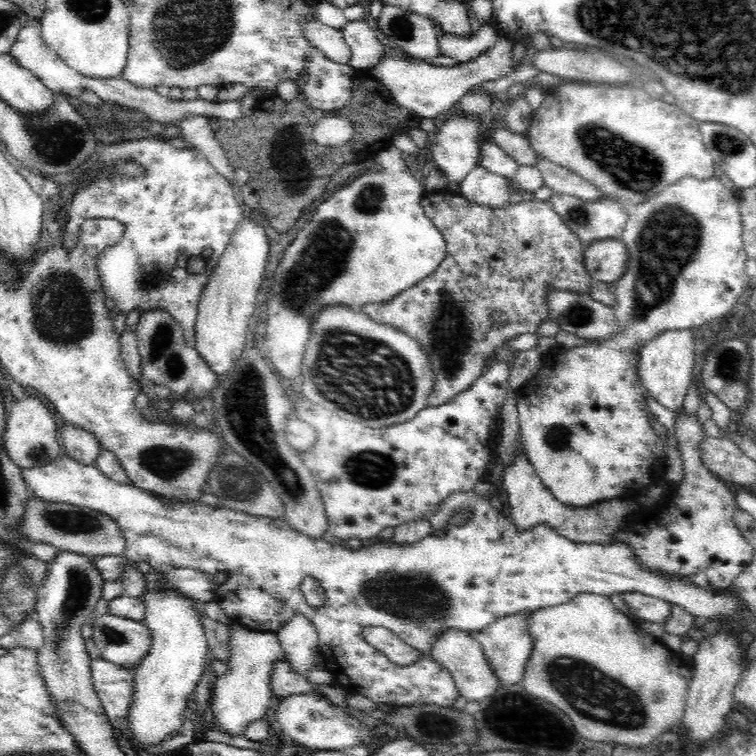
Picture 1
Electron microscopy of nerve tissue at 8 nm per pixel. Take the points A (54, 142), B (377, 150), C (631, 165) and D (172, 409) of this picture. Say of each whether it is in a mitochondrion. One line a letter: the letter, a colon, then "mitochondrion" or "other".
A: mitochondrion
B: other
C: mitochondrion
D: other

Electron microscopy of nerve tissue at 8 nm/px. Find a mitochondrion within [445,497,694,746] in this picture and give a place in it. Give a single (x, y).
(588, 690)

